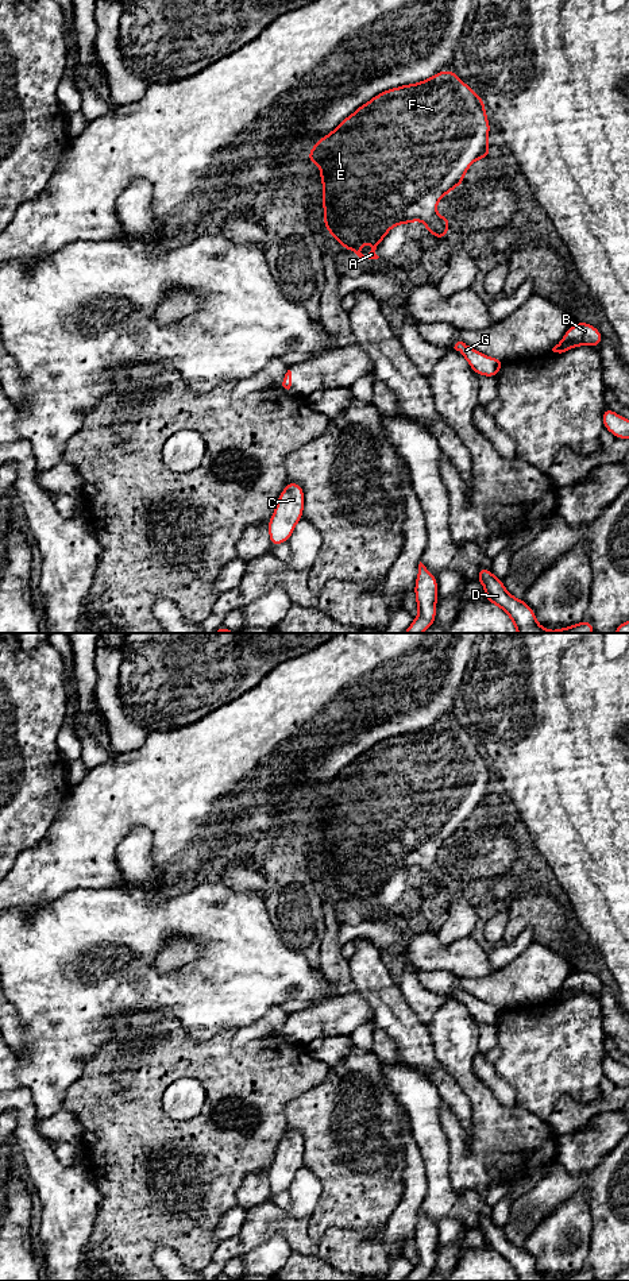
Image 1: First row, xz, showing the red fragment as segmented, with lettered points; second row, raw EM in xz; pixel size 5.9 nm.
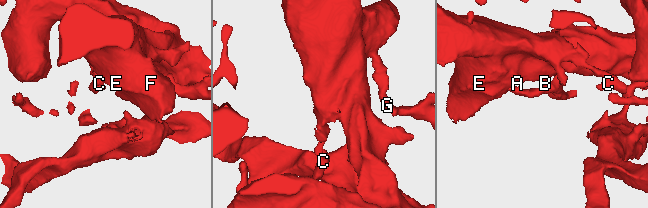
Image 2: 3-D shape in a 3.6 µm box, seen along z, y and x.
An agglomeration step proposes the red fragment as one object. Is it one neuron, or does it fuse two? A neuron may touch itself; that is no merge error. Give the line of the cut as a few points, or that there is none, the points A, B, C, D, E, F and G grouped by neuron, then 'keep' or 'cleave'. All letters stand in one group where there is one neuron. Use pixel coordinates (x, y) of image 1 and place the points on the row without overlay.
no cut | A B C D E F G | keep

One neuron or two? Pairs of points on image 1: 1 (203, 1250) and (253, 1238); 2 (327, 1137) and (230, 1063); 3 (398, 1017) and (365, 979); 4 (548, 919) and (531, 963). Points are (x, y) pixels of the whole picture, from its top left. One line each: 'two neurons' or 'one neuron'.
1: two neurons
2: two neurons
3: one neuron
4: two neurons

